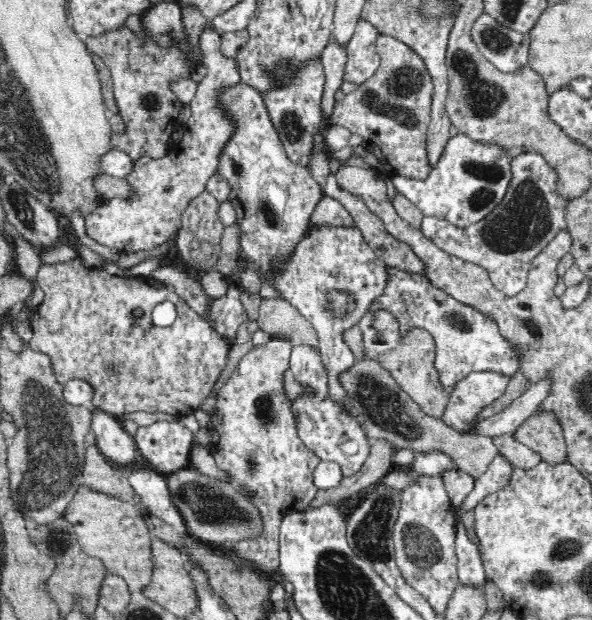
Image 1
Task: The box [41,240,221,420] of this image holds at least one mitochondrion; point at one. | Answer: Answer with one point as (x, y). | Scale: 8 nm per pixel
(137, 383)

